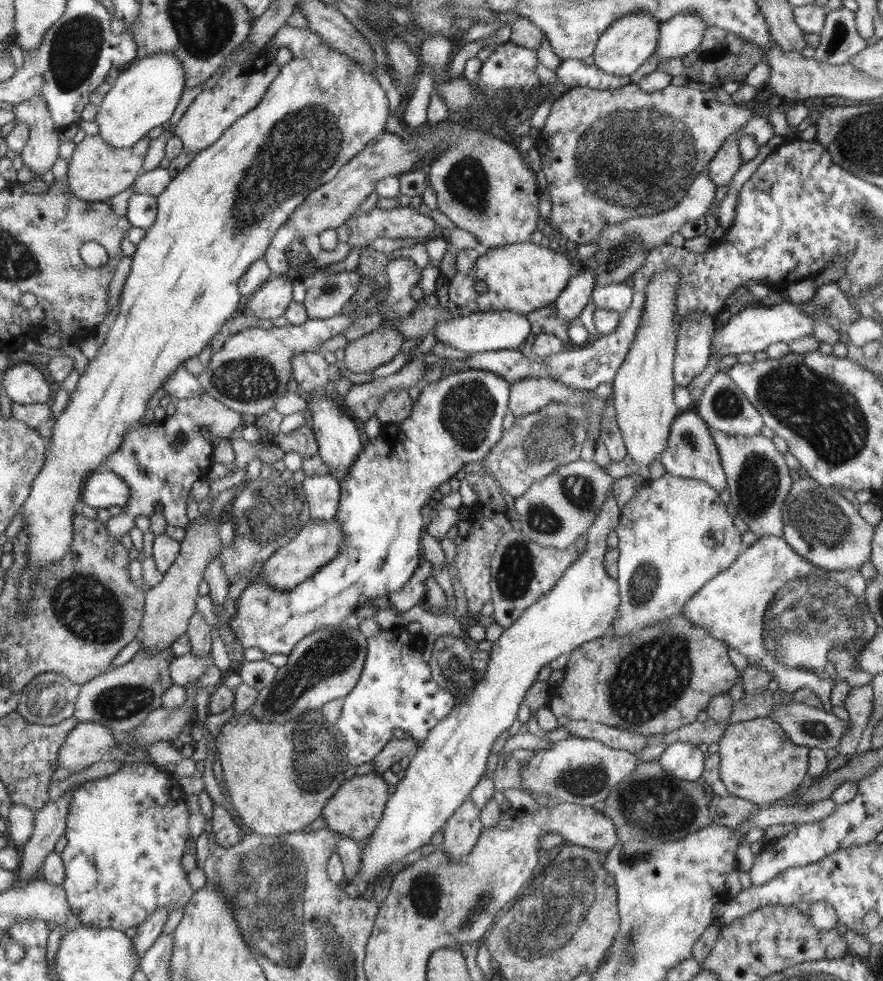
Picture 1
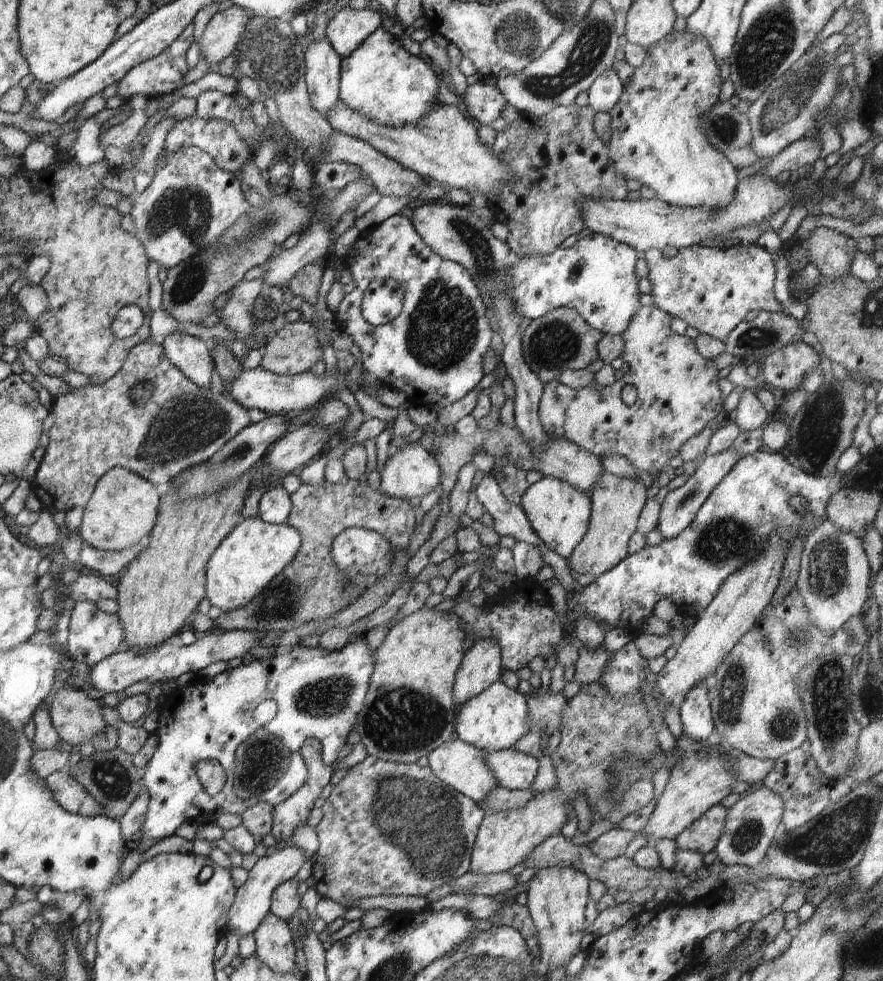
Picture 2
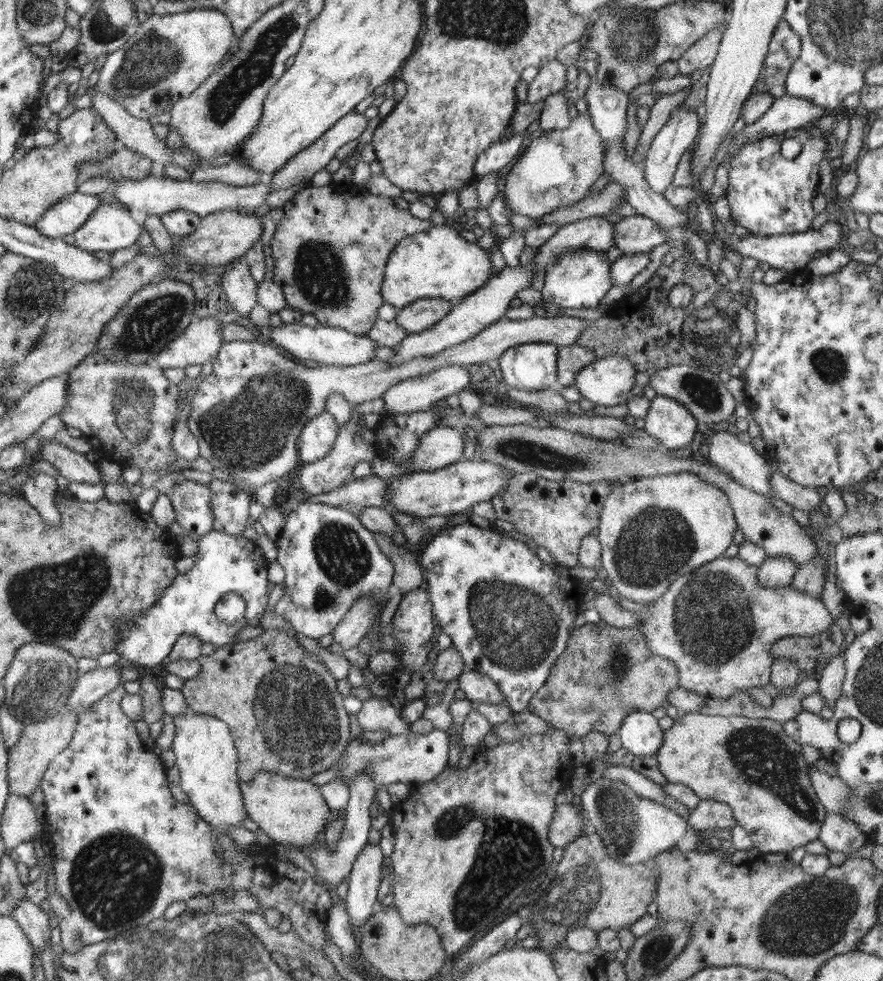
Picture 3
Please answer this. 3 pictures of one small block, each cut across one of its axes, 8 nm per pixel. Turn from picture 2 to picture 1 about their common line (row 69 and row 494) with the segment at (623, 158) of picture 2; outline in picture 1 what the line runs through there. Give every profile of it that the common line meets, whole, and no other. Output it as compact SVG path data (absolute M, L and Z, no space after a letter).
M665 472L658 479L647 480L632 500L620 508L620 512L616 530L619 538L616 582L620 605L618 615L612 619L610 637L622 639L633 634L634 630L642 630L682 613L684 604L746 549L741 541L742 533L734 526L719 493L706 482L694 478L680 478Z

